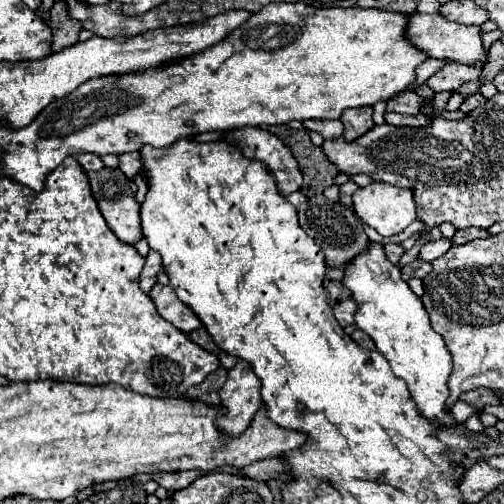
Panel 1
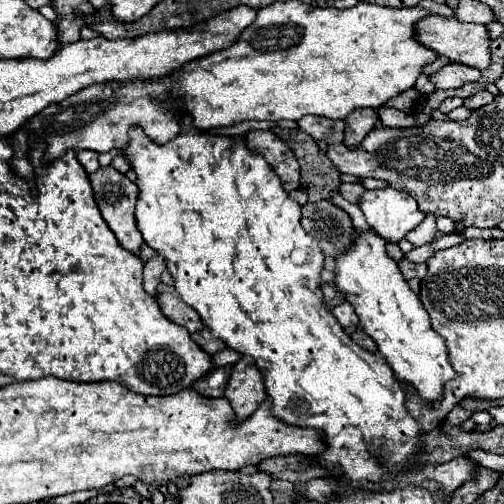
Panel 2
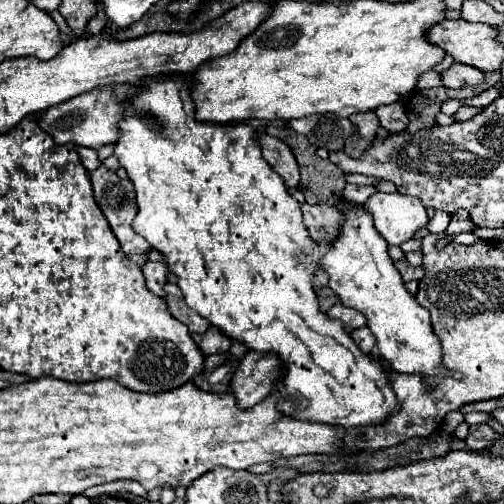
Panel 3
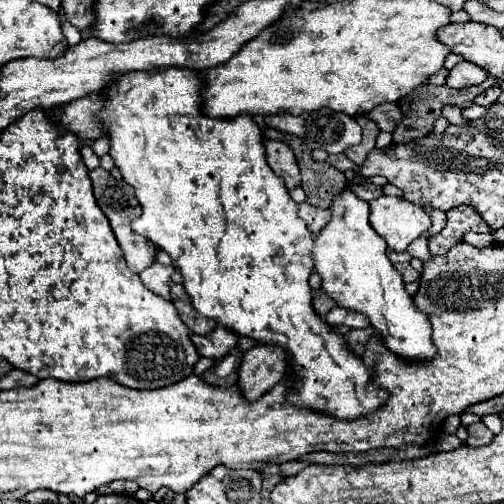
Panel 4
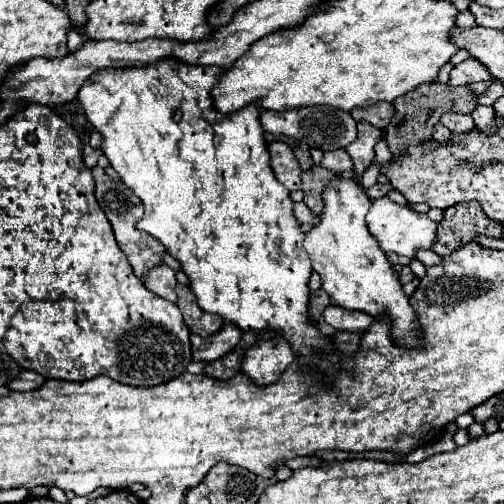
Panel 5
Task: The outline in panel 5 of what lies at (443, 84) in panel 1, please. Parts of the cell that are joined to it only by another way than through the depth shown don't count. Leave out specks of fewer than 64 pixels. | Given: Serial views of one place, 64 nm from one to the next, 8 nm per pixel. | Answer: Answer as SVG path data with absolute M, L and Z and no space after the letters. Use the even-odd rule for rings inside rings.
M468 58L468 60L464 60L464 62L460 62L452 68L448 84L464 86L464 84L470 84L470 82L484 82L484 80L492 80L490 72L476 58Z

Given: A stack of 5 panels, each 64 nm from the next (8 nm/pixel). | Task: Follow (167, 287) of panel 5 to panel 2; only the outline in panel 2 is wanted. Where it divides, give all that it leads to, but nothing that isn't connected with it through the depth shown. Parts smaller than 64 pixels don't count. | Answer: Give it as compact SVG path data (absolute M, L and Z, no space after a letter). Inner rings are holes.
M154 256L144 264L144 288L148 294L154 296L154 292L160 286L160 276L166 270L166 262L162 256Z

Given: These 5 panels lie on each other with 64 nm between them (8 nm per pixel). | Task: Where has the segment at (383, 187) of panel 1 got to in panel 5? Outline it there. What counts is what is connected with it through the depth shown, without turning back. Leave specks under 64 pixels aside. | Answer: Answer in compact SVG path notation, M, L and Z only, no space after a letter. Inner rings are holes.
M390 198L372 200L370 212L366 214L366 224L370 234L376 238L378 246L384 252L394 252L406 258L416 258L418 250L432 250L436 244L436 222L432 222L426 214L418 214L408 206L398 206Z

